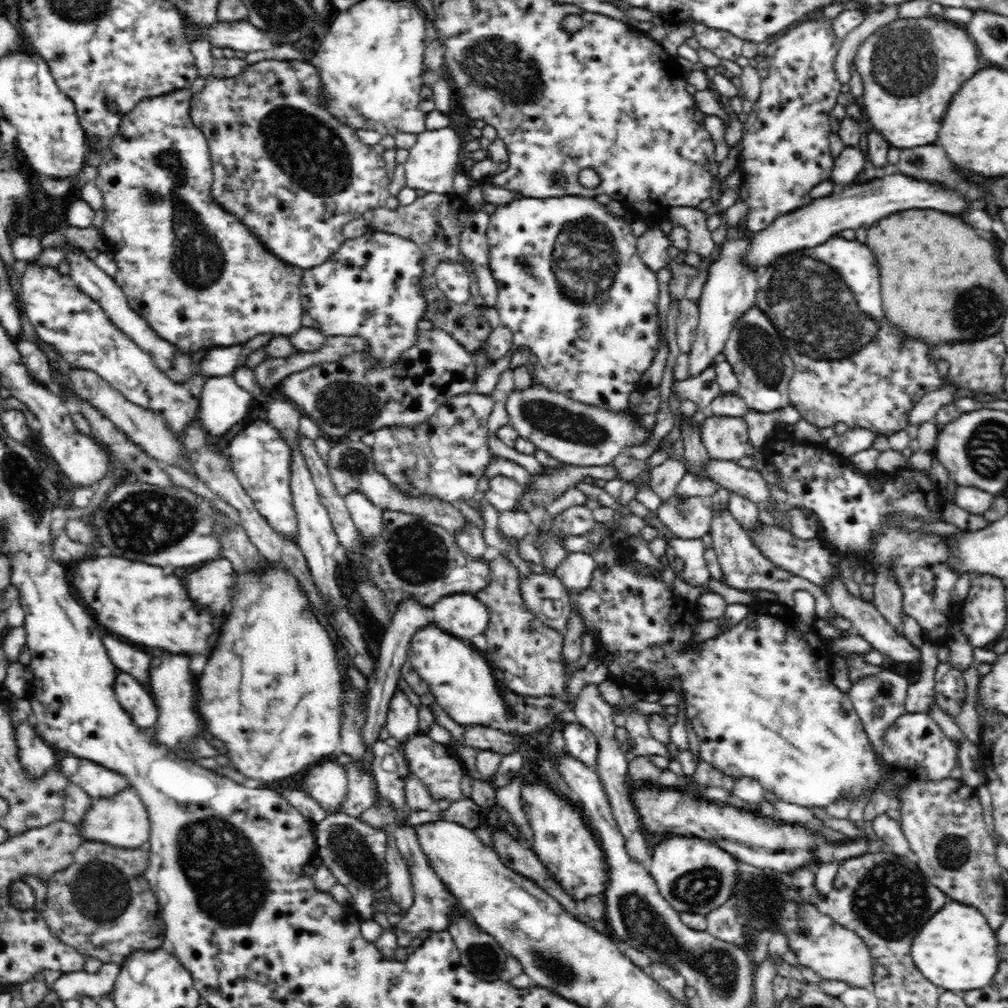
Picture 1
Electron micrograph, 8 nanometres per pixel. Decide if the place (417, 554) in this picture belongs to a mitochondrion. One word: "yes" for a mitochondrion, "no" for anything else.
yes

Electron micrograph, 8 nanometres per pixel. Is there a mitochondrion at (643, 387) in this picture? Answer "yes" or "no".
no

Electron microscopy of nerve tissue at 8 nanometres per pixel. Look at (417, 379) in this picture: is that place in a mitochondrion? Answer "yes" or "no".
no

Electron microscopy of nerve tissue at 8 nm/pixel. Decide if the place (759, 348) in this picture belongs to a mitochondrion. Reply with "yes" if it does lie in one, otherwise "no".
yes

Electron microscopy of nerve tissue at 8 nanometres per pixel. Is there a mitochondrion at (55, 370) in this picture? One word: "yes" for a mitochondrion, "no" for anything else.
no

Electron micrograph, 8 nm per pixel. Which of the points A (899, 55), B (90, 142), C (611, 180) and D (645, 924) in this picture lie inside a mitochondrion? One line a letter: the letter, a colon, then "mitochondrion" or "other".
A: mitochondrion
B: other
C: other
D: mitochondrion

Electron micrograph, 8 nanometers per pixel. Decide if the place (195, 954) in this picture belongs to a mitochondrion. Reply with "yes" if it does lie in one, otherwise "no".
no

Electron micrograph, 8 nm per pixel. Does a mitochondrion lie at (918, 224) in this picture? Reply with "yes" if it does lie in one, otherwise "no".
no

